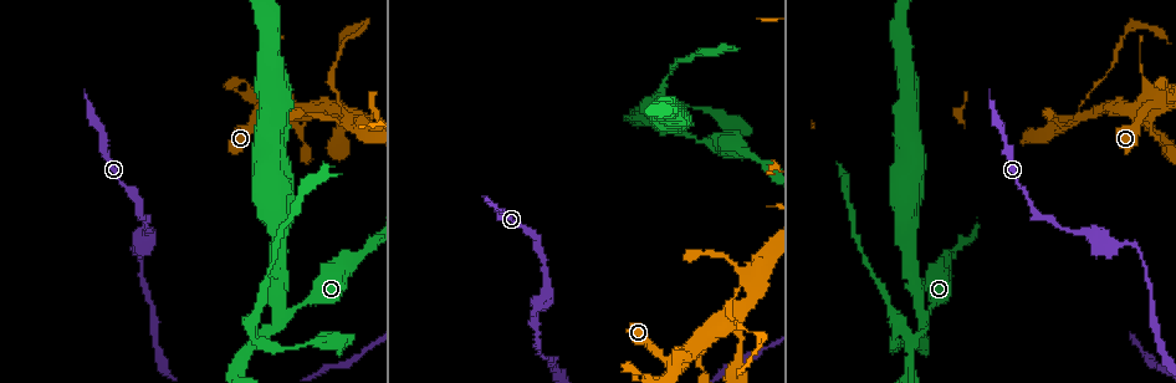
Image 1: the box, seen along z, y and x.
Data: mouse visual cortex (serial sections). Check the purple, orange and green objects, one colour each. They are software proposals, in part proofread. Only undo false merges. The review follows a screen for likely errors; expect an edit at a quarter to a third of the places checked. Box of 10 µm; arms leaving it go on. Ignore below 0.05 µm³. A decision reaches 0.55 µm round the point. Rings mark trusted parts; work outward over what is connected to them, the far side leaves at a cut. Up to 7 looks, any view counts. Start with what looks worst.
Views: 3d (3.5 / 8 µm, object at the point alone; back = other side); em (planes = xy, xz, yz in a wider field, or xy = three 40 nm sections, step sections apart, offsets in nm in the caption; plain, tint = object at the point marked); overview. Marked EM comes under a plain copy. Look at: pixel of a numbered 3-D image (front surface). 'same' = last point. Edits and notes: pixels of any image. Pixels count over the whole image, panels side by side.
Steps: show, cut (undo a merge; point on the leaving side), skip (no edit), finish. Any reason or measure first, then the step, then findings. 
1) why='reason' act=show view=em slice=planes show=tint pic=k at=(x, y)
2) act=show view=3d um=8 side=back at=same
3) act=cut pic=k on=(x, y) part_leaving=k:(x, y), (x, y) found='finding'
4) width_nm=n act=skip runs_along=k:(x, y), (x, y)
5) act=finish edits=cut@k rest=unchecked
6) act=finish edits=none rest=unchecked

why='abrupt turn' act=show view=3d um=3.5 side=back pic=1 at=(135, 249)

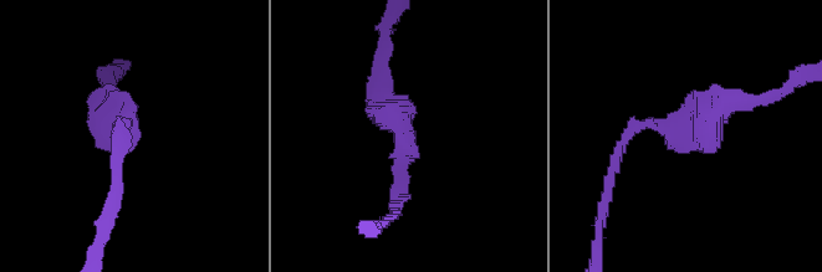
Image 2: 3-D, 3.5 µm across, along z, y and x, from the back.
why='need the tissue' act=show view=em slice=planes show=tint pic=2 at=(672, 127)

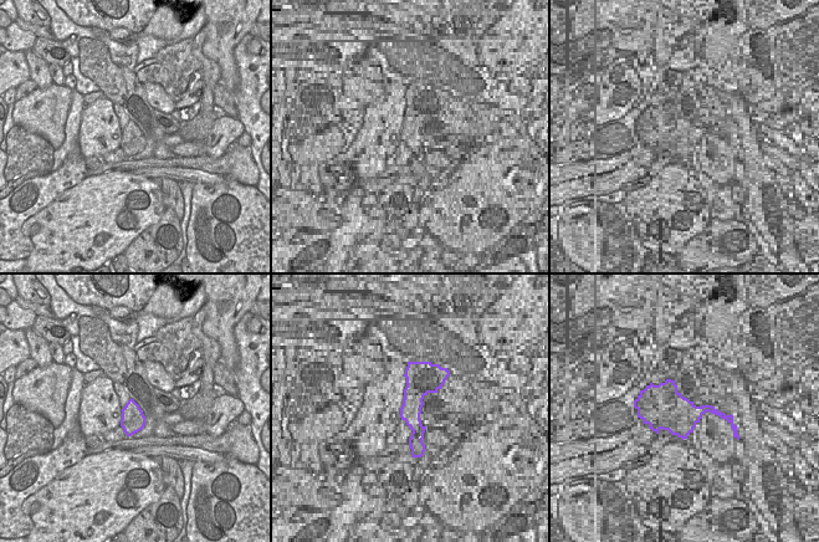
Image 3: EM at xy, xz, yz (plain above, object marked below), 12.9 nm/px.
act=skip runs_along=2:(741, 101), (700, 128), (639, 123), (614, 162) found='continuous, no second cell'

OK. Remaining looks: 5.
act=show view=3d um=3.5 pic=1 at=(926, 314)

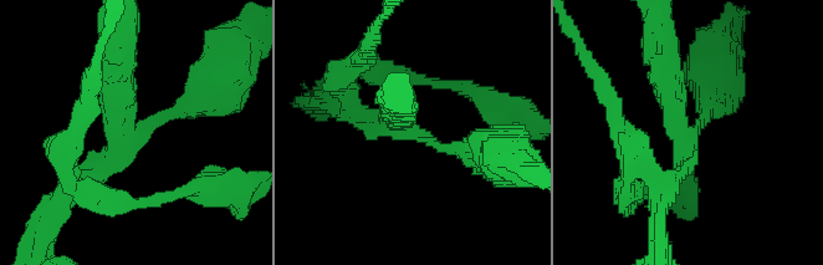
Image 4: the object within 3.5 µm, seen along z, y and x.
arms=3 arm_widths_nm=200,200,350 why='now the EM' act=show view=em slice=xy step=2 show=tint pic=4 at=(130, 137)

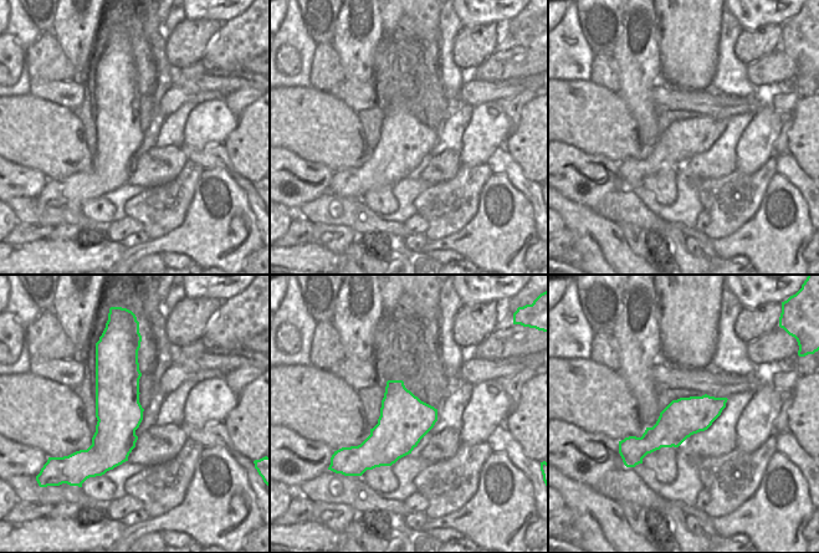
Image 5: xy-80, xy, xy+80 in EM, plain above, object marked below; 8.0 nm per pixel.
act=skip runs_along=4:(475, 151), (410, 132), (399, 107) found='one cell here'

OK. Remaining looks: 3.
why='sudden change in width' act=show view=3d um=3.5 pic=1 at=(678, 361)

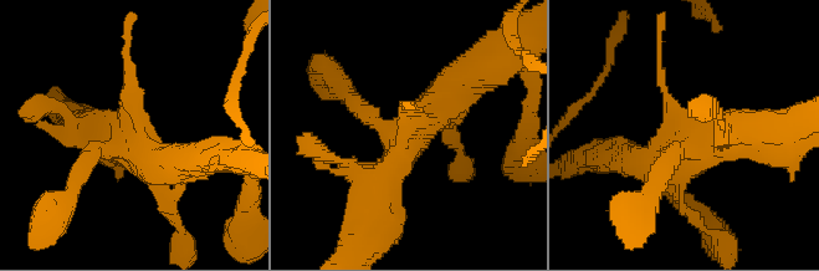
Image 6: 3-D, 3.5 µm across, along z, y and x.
why='need the tissue' act=show view=em slice=xy step=3 show=tint pic=6 at=(132, 146)

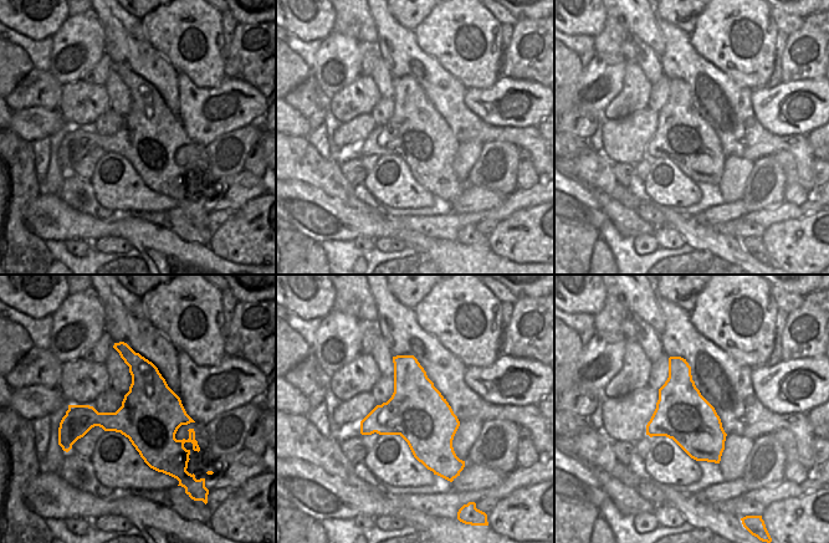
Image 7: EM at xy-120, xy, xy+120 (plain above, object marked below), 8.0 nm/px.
width_nm=480 act=skip runs_along=6:(353, 102), (403, 137), (467, 73) found='one cell here'

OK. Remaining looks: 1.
act=finish edits=none rest=unchecked

